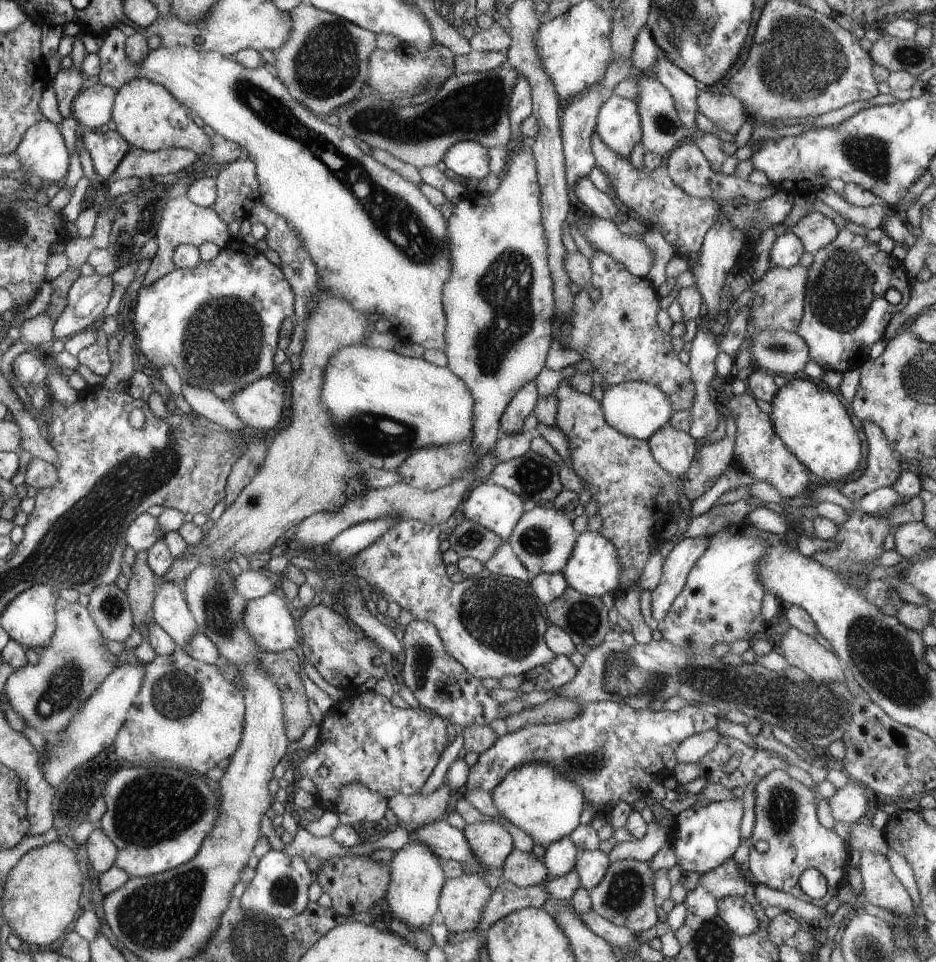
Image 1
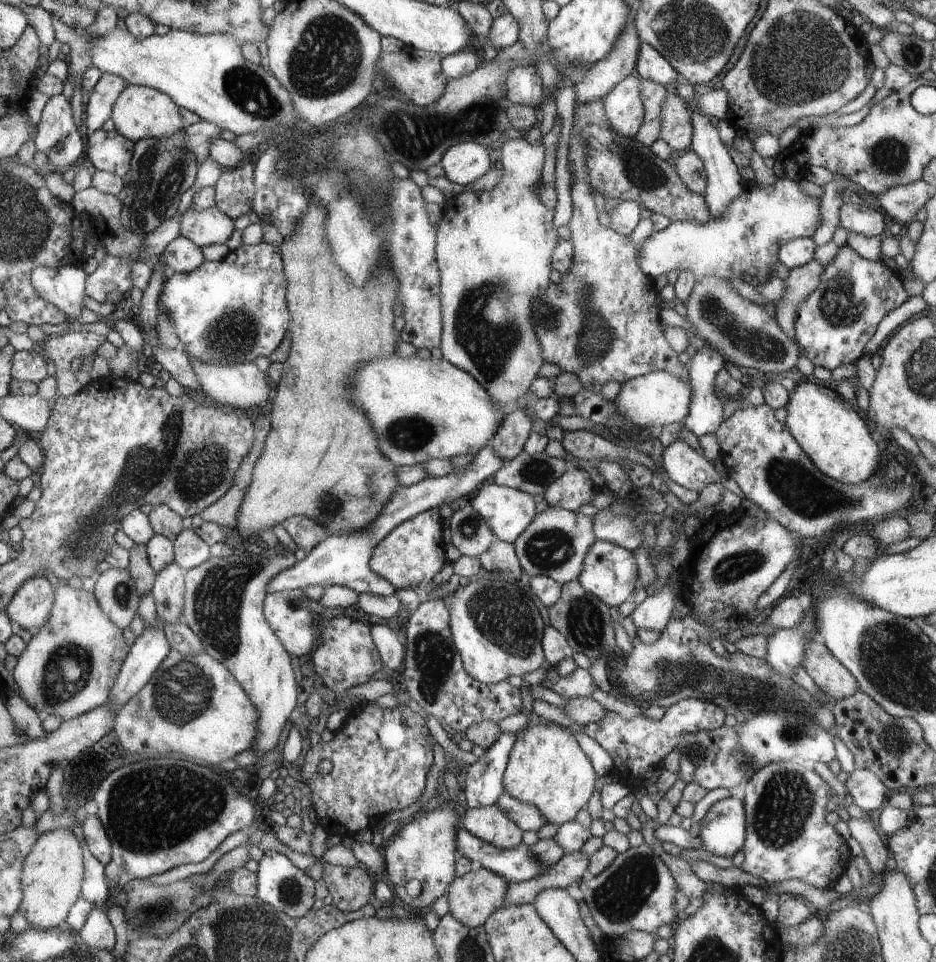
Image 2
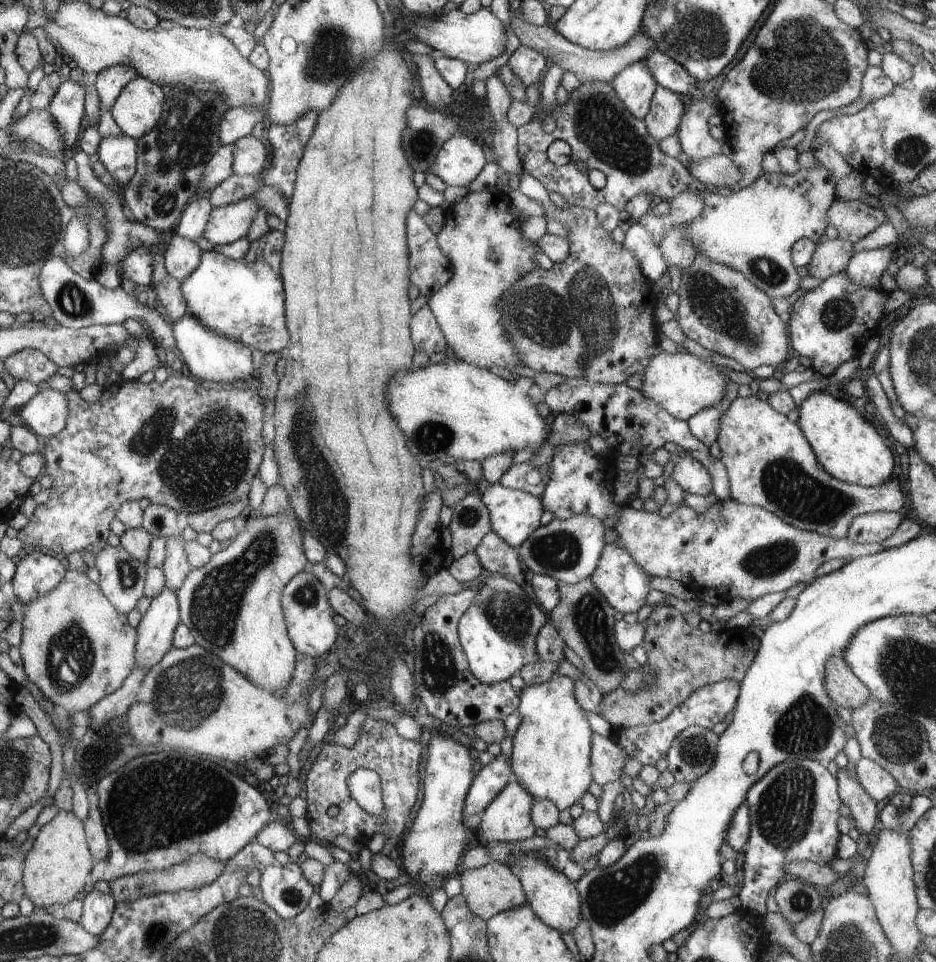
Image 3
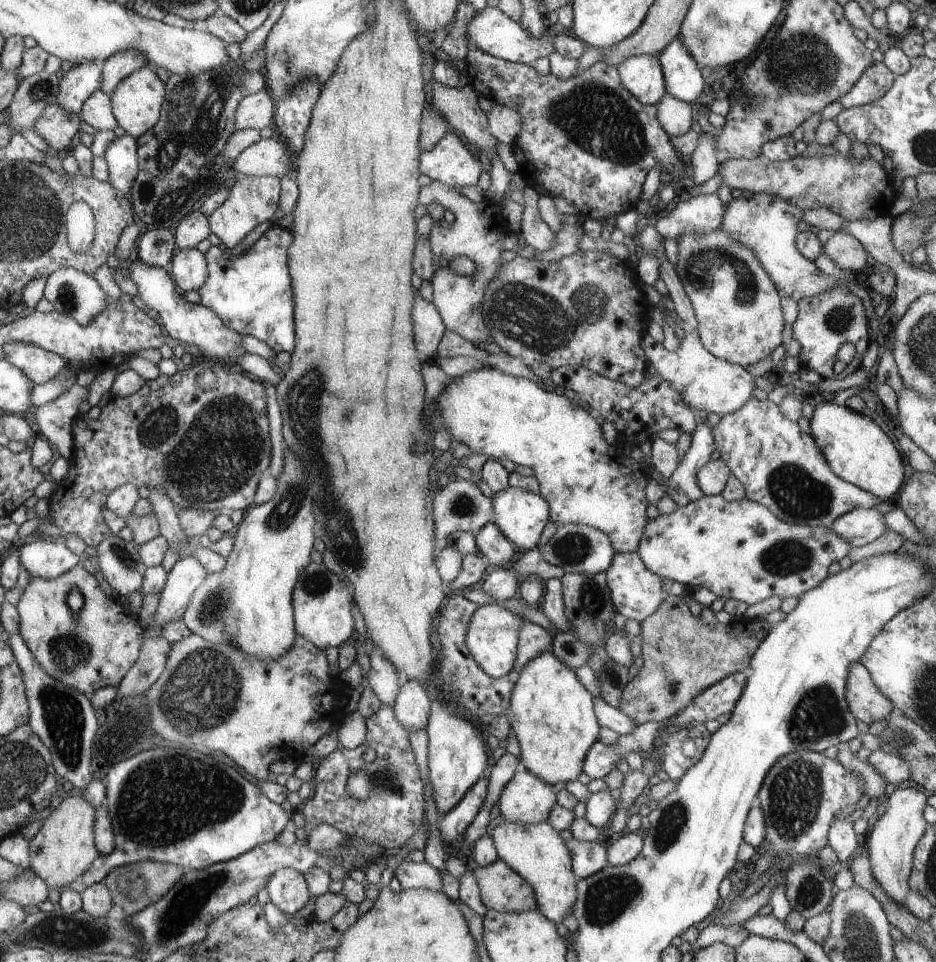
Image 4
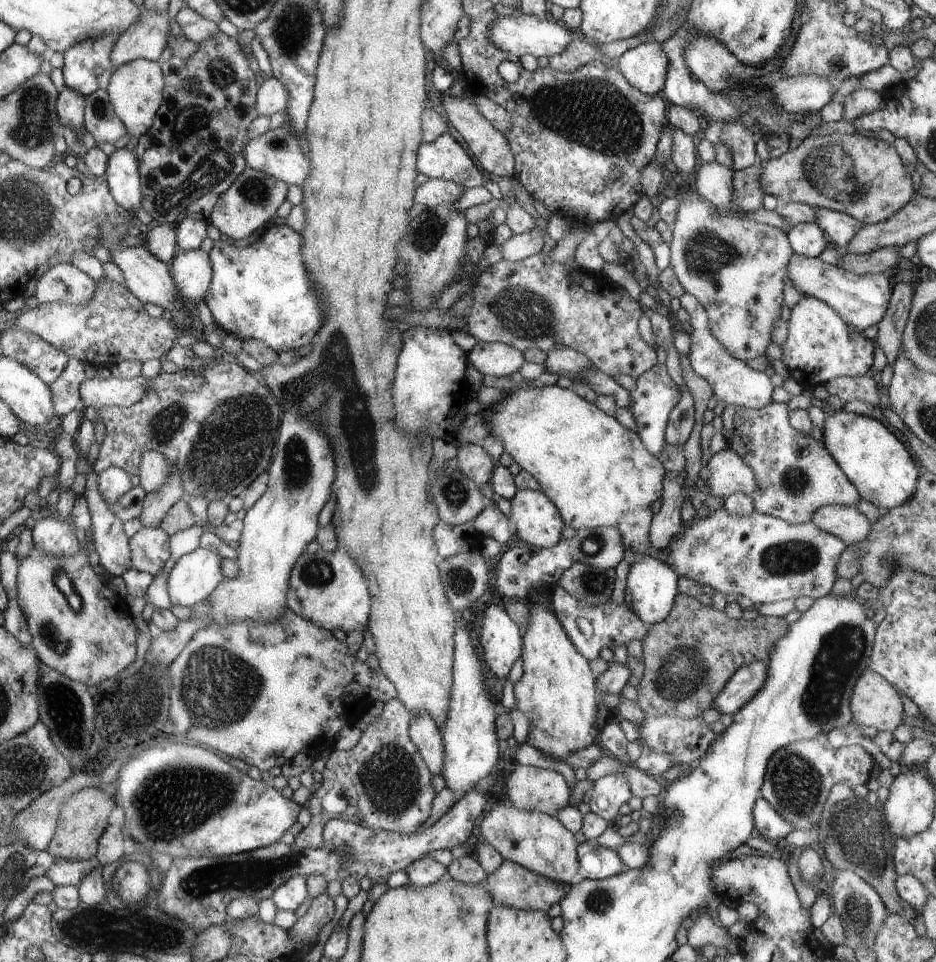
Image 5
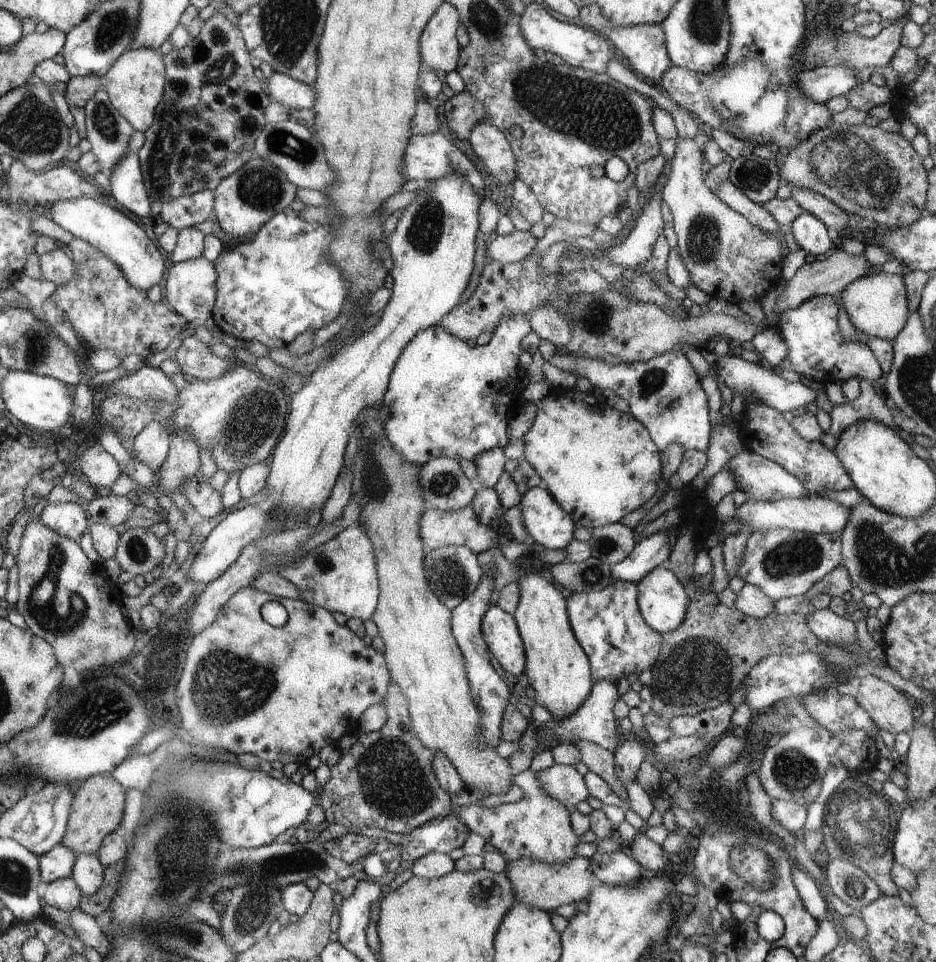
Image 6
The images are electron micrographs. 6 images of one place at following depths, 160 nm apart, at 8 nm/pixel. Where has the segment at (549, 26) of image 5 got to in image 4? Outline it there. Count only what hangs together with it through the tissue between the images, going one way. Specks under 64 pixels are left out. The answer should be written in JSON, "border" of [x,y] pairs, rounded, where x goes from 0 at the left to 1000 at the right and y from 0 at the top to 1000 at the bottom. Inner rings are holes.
{"border":[[[520,7],[510,17],[504,19],[500,27],[500,45],[511,48],[511,52],[518,53],[519,56],[529,60],[540,61],[547,65],[568,67],[575,60],[585,59],[595,50],[592,49],[592,42],[584,33],[579,37],[566,35],[553,21],[544,19],[538,11]]]}

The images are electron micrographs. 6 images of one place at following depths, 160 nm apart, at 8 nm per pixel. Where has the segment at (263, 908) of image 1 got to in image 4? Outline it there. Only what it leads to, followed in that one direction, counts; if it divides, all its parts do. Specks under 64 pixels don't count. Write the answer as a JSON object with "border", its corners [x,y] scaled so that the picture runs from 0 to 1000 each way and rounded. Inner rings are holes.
{"border":[[[313,903],[297,904],[288,911],[284,925],[287,937],[306,950],[316,950],[331,938],[330,921],[325,911]]]}

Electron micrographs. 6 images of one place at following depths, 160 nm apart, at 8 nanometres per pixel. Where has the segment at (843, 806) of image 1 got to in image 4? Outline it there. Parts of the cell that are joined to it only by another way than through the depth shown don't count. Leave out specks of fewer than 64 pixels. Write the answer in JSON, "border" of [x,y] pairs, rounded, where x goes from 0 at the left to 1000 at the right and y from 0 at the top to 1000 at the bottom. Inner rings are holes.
{"border":[[[936,780],[926,788],[927,794],[944,807],[944,811],[955,817],[973,814],[972,794],[957,784],[949,784],[944,780]]]}

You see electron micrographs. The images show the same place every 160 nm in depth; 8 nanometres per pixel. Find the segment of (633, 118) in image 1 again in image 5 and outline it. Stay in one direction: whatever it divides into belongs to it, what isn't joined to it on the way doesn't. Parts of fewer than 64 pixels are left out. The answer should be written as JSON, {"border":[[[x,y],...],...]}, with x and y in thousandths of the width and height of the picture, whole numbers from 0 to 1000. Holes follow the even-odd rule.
{"border":[[[689,44],[667,55],[659,73],[686,98],[704,99],[709,91],[715,71],[714,60],[703,44]]]}

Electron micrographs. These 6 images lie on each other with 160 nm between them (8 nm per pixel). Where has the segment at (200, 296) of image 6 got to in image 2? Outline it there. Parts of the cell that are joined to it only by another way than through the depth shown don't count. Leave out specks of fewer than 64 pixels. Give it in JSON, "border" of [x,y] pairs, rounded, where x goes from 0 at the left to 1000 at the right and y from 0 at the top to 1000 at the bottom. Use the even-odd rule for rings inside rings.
{"border":[[[190,245],[172,262],[171,270],[183,283],[198,284],[212,279],[218,271],[215,258],[199,246]]]}

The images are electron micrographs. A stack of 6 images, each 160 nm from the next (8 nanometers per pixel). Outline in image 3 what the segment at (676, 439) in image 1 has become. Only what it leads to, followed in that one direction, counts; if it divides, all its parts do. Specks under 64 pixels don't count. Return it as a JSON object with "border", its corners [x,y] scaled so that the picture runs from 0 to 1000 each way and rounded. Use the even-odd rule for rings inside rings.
{"border":[[[722,469],[719,474],[717,497],[721,498],[731,511],[737,514],[759,514],[762,510],[760,495],[749,480],[737,471]]]}

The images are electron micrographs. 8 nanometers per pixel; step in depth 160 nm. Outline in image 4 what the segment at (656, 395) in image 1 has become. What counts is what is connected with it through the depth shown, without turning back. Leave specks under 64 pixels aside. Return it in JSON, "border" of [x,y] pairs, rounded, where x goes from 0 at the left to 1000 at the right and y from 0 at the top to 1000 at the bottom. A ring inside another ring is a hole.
{"border":[[[688,229],[684,238],[684,245],[678,249],[681,260],[688,258],[694,264],[701,264],[705,268],[705,274],[707,274],[705,289],[714,298],[713,306],[721,314],[721,326],[726,327],[731,334],[731,338],[726,343],[728,358],[724,360],[724,364],[720,364],[720,366],[712,364],[708,358],[698,353],[694,347],[689,346],[686,349],[685,360],[690,372],[692,372],[693,379],[697,378],[703,385],[705,394],[714,395],[718,401],[722,401],[726,405],[729,416],[741,426],[741,429],[745,430],[752,426],[752,428],[764,428],[774,432],[790,426],[799,416],[806,414],[804,405],[808,403],[806,391],[802,391],[795,381],[788,378],[781,378],[776,374],[762,370],[754,364],[754,360],[750,358],[750,353],[746,350],[746,333],[744,333],[741,318],[737,315],[726,294],[721,275],[712,270],[712,266],[707,264],[707,247],[702,241],[698,230]]]}

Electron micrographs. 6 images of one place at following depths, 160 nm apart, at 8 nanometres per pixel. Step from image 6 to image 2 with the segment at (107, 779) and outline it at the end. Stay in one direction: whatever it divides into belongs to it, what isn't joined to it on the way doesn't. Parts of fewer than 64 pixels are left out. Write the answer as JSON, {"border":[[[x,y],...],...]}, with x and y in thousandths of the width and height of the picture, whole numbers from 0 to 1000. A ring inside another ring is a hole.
{"border":[[[62,862],[45,866],[36,876],[32,888],[24,898],[21,923],[25,929],[19,948],[28,954],[32,963],[53,968],[74,952],[81,936],[85,935],[85,925],[90,913],[90,890],[88,879],[73,862]]]}

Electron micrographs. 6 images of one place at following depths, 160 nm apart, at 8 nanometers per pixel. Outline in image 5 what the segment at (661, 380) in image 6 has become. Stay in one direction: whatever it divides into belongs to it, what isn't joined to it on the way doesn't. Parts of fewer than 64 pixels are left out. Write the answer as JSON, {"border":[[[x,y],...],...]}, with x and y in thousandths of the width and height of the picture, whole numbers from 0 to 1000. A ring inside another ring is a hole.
{"border":[[[702,377],[688,389],[679,393],[679,403],[673,405],[673,427],[679,436],[679,451],[684,453],[686,462],[692,466],[694,472],[704,475],[705,470],[710,466],[710,449],[716,428],[725,418],[729,410],[728,403],[720,397],[713,386],[712,378]]]}

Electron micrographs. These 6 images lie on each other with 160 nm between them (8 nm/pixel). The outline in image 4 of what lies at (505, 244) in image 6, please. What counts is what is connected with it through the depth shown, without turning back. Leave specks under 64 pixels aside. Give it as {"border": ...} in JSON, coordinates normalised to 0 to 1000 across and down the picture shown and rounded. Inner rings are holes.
{"border":[[[559,193],[560,200],[560,220],[557,230],[557,243],[562,248],[564,255],[573,260],[585,260],[594,252],[594,242],[588,239],[576,220],[576,201],[569,195]]]}

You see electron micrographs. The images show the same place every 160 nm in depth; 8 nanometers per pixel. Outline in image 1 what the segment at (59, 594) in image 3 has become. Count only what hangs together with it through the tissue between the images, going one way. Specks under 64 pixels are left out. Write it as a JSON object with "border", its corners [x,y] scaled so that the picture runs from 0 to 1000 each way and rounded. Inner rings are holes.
{"border":[[[63,621],[61,625],[61,659],[49,674],[41,676],[42,685],[38,691],[29,689],[24,694],[16,695],[6,708],[6,726],[13,733],[13,736],[26,747],[26,751],[48,765],[56,765],[71,759],[75,751],[82,745],[89,734],[95,729],[95,726],[107,715],[107,713],[116,705],[116,702],[124,695],[124,686],[126,681],[115,677],[111,668],[113,663],[99,643],[98,636],[94,631],[85,626],[73,626]]]}

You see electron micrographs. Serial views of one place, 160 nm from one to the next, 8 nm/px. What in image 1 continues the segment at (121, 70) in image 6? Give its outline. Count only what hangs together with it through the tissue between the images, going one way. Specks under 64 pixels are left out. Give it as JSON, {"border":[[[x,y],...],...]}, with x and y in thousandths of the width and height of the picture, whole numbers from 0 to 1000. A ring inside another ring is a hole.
{"border":[[[154,81],[143,82],[130,89],[125,96],[124,105],[121,108],[120,125],[124,128],[124,136],[138,149],[140,154],[154,157],[171,157],[185,153],[197,154],[213,160],[222,160],[228,155],[228,148],[214,131],[209,131],[207,121],[202,112],[192,106],[171,87],[160,85]]]}

